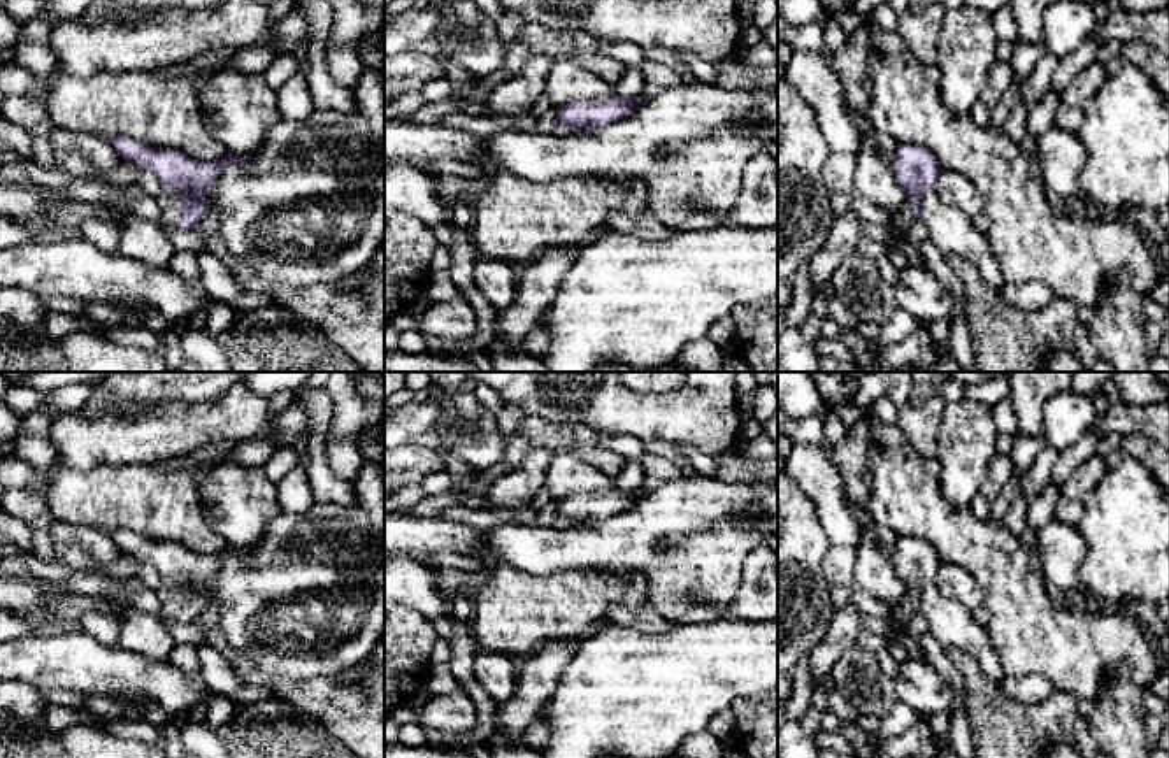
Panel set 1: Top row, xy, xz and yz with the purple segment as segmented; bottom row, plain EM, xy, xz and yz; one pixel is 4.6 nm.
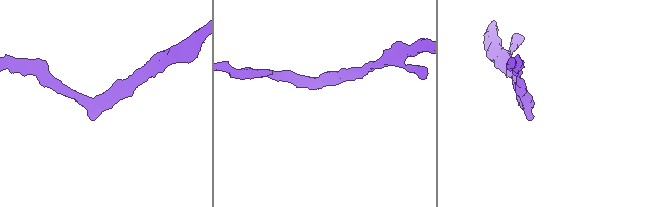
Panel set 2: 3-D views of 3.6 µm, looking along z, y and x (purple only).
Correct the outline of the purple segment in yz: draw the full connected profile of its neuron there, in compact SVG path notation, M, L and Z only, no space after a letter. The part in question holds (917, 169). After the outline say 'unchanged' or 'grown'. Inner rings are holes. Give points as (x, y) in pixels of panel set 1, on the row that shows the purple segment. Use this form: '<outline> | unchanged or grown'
M899 144L893 170L929 239L946 254L969 260L999 290L1006 277L988 235L979 233L958 209L944 205L934 190L943 170L937 158L922 146Z | grown

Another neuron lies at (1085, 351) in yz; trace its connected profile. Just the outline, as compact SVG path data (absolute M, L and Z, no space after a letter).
M1078 325L1074 332L1074 346L1074 356L1088 370L1099 360L1099 353L1094 347L1085 325Z

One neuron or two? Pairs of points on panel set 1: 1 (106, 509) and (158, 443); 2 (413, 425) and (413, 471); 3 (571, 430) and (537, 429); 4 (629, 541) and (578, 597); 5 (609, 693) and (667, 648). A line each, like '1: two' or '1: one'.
1: two
2: two
3: one
4: two
5: one

